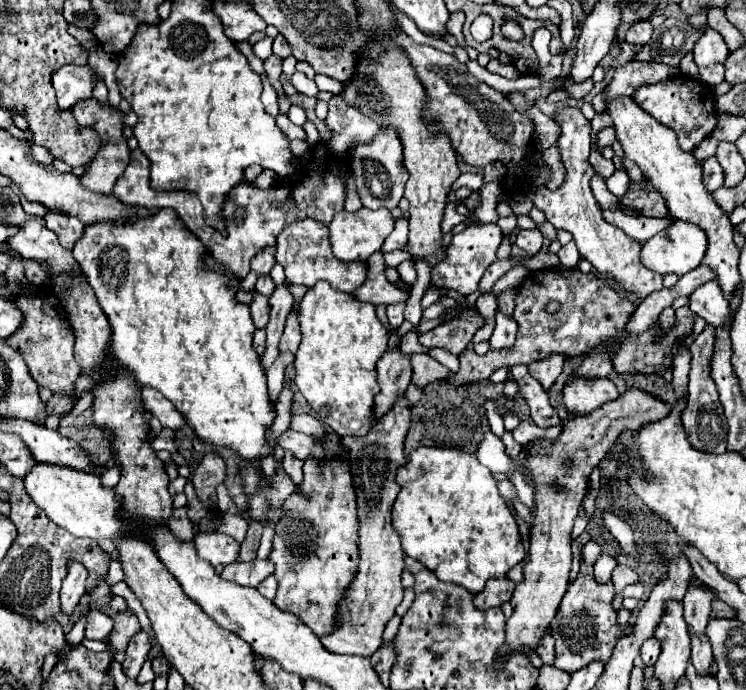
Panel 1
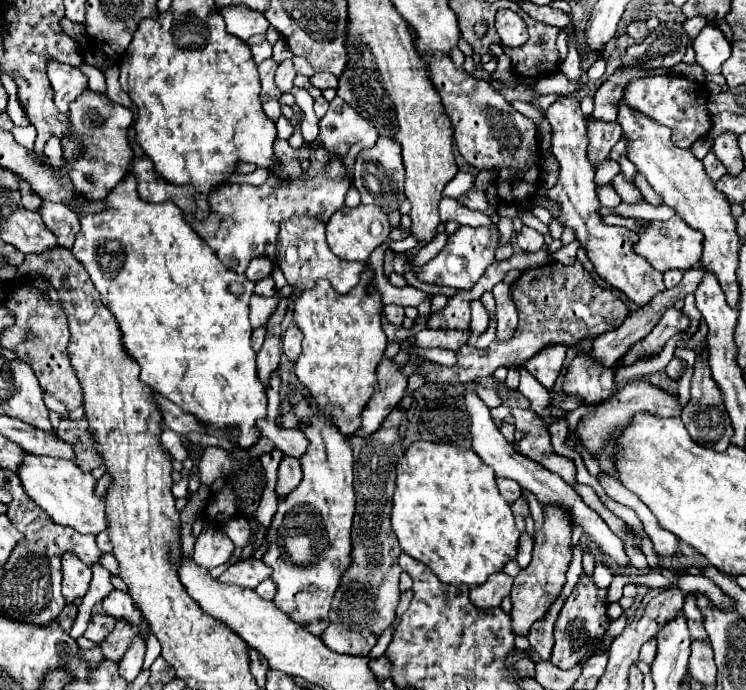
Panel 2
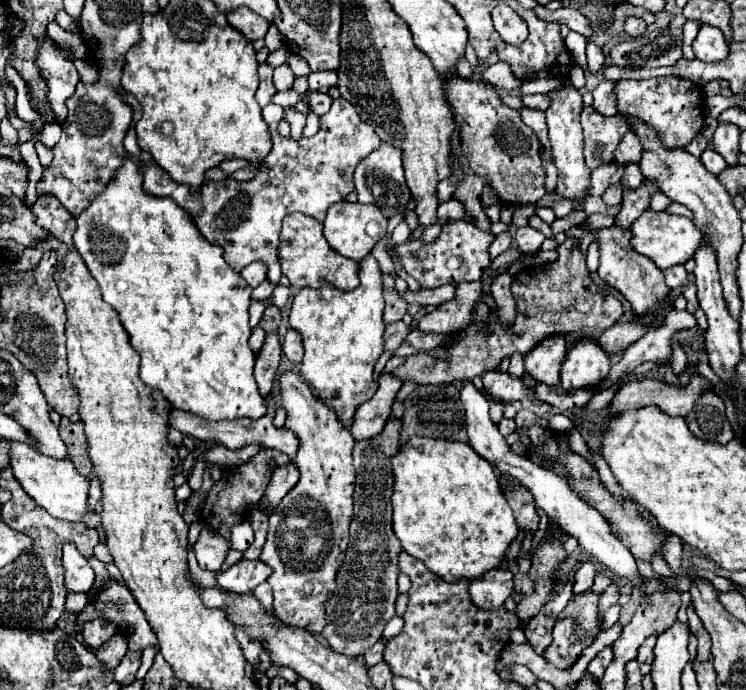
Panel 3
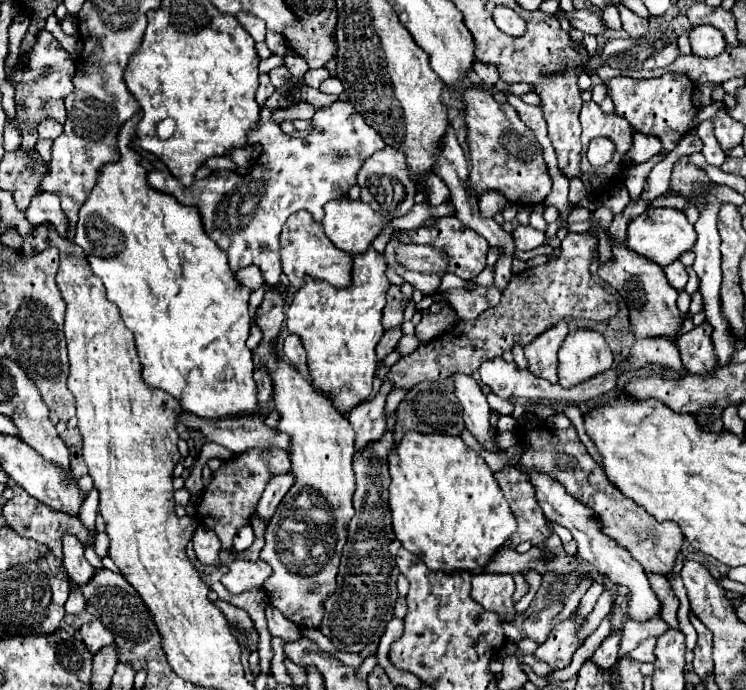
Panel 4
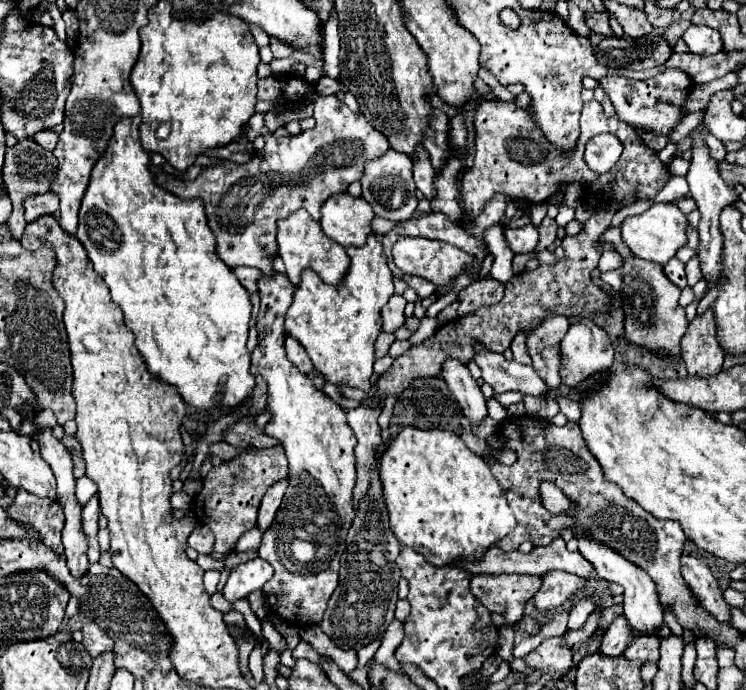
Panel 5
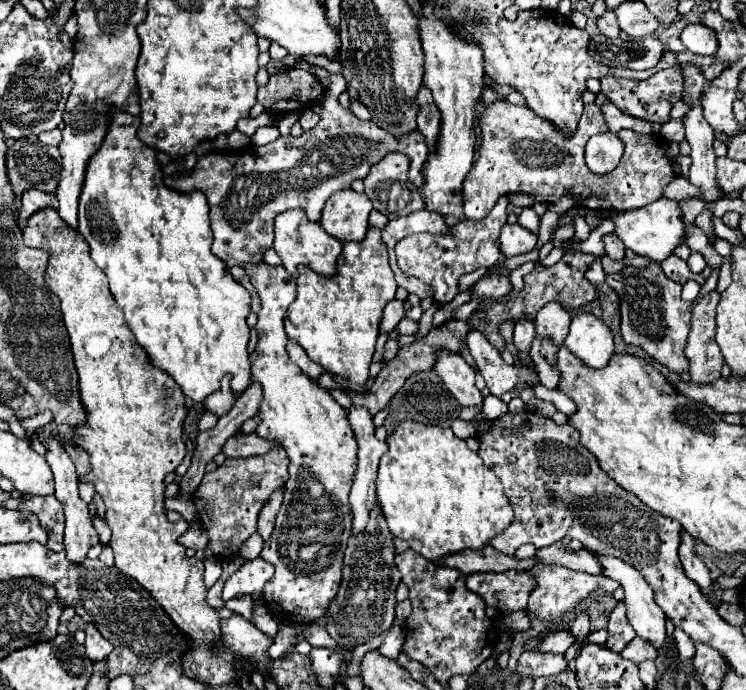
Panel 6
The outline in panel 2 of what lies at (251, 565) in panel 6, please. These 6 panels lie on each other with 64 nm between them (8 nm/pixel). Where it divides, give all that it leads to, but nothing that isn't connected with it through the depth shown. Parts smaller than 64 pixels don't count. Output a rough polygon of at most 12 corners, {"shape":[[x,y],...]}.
{"shape":[[262,560],[232,564],[218,580],[254,590],[270,578]]}

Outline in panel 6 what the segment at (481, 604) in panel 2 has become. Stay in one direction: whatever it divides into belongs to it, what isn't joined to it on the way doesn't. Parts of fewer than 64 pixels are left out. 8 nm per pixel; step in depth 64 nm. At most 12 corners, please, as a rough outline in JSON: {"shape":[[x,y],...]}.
{"shape":[[478,572],[466,586],[494,610],[526,610],[528,572]]}

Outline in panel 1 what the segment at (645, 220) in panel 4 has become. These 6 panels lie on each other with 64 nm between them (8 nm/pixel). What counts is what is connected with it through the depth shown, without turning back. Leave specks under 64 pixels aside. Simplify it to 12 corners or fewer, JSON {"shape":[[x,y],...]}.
{"shape":[[672,220],[642,242],[646,268],[682,276],[700,264],[706,234]]}

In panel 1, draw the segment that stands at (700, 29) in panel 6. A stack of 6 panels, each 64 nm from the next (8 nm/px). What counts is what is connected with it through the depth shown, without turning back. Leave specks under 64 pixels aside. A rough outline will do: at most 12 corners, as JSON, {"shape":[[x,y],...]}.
{"shape":[[716,30],[700,36],[694,62],[702,82],[716,86],[724,80],[730,52]]}

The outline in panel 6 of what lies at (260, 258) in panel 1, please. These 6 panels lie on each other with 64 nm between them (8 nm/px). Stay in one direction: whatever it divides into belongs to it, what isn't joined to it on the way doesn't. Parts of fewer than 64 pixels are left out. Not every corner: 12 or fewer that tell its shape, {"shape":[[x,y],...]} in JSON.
{"shape":[[240,266],[228,268],[236,282],[254,294],[254,286],[250,284],[246,272]]}

